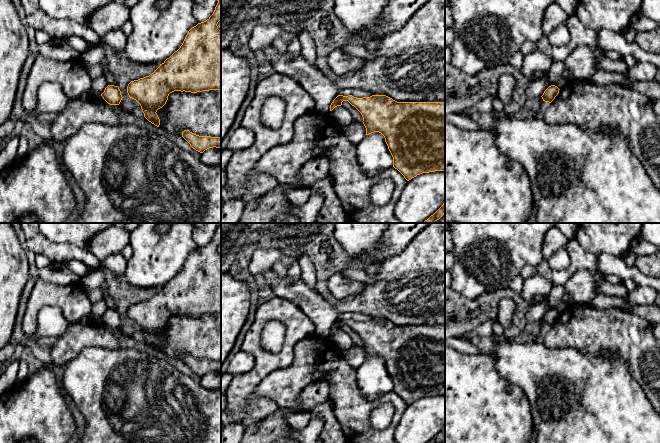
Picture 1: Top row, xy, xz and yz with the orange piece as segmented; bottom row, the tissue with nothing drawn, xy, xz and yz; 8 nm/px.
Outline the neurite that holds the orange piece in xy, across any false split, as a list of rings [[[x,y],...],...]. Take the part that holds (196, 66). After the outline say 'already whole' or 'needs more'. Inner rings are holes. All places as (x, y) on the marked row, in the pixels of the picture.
[[[218,0],[213,14],[188,31],[177,51],[160,64],[152,74],[128,84],[129,97],[140,104],[144,117],[155,126],[160,125],[156,112],[166,104],[170,93],[174,91],[197,93],[221,89],[221,31],[217,26],[220,20],[221,0]]]; already whole

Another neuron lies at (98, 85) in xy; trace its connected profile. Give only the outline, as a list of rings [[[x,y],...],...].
[[[103,75],[95,80],[92,80],[90,91],[96,95],[101,95],[108,85],[109,84],[108,84],[105,76]]]

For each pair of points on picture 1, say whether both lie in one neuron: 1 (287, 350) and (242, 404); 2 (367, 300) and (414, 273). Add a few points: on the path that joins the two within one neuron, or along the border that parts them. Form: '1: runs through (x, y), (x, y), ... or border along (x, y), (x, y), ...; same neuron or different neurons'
1: runs through (272, 361), (242, 389); same neuron
2: runs through (379, 300), (389, 297), (402, 284); same neuron

